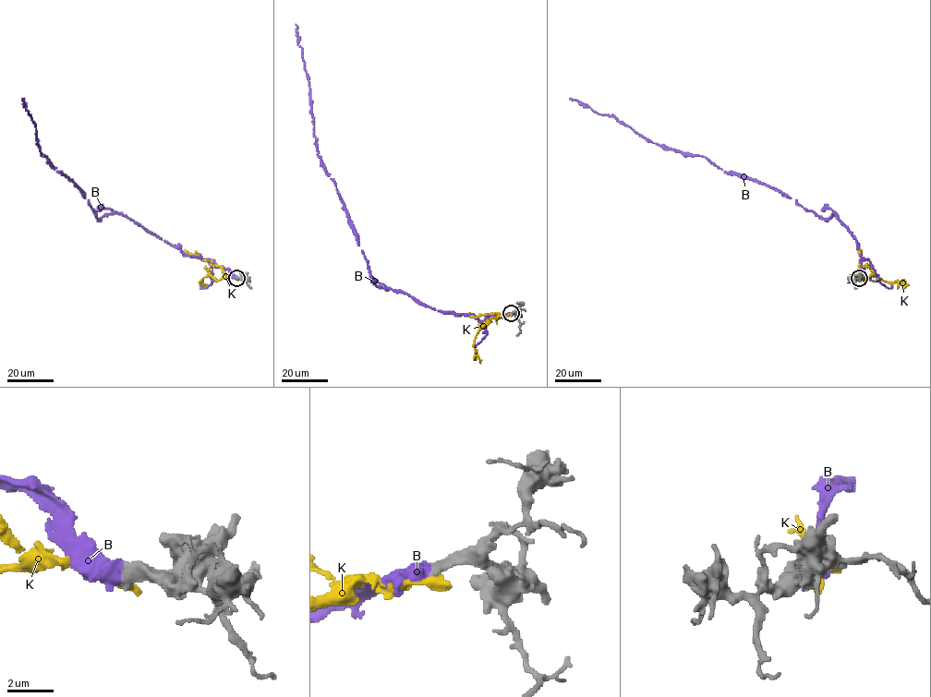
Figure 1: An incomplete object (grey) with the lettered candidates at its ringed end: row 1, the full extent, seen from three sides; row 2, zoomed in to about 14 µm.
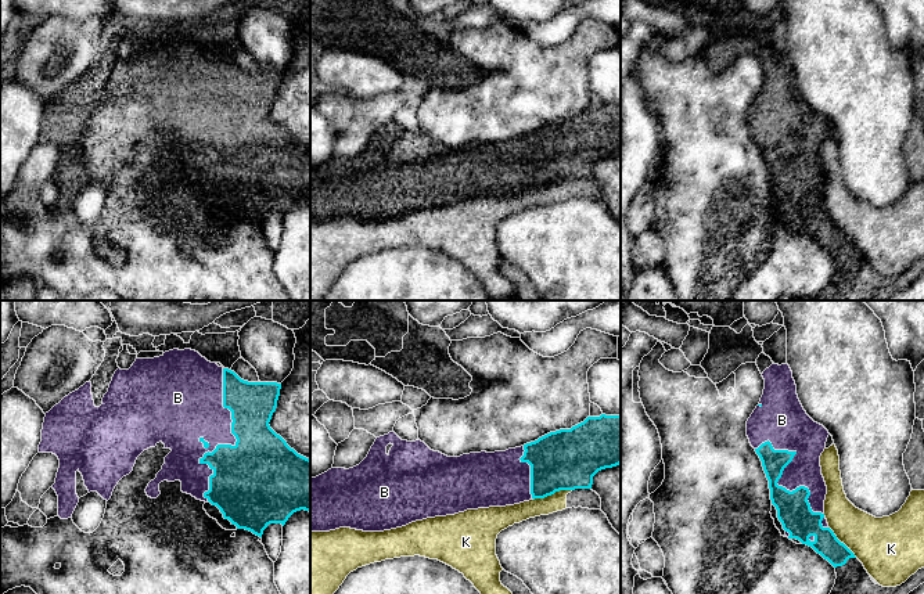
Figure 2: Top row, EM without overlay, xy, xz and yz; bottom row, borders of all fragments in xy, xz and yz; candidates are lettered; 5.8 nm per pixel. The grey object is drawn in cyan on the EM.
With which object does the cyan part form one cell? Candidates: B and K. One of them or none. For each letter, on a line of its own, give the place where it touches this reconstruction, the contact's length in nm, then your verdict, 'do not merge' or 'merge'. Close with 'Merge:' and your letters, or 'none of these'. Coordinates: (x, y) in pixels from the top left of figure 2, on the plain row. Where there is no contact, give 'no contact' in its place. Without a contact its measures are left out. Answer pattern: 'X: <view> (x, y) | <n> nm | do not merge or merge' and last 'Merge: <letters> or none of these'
B: xy (230, 134) | 750 nm | merge
K: xz (552, 183) | 240 nm | do not merge
Merge: B

